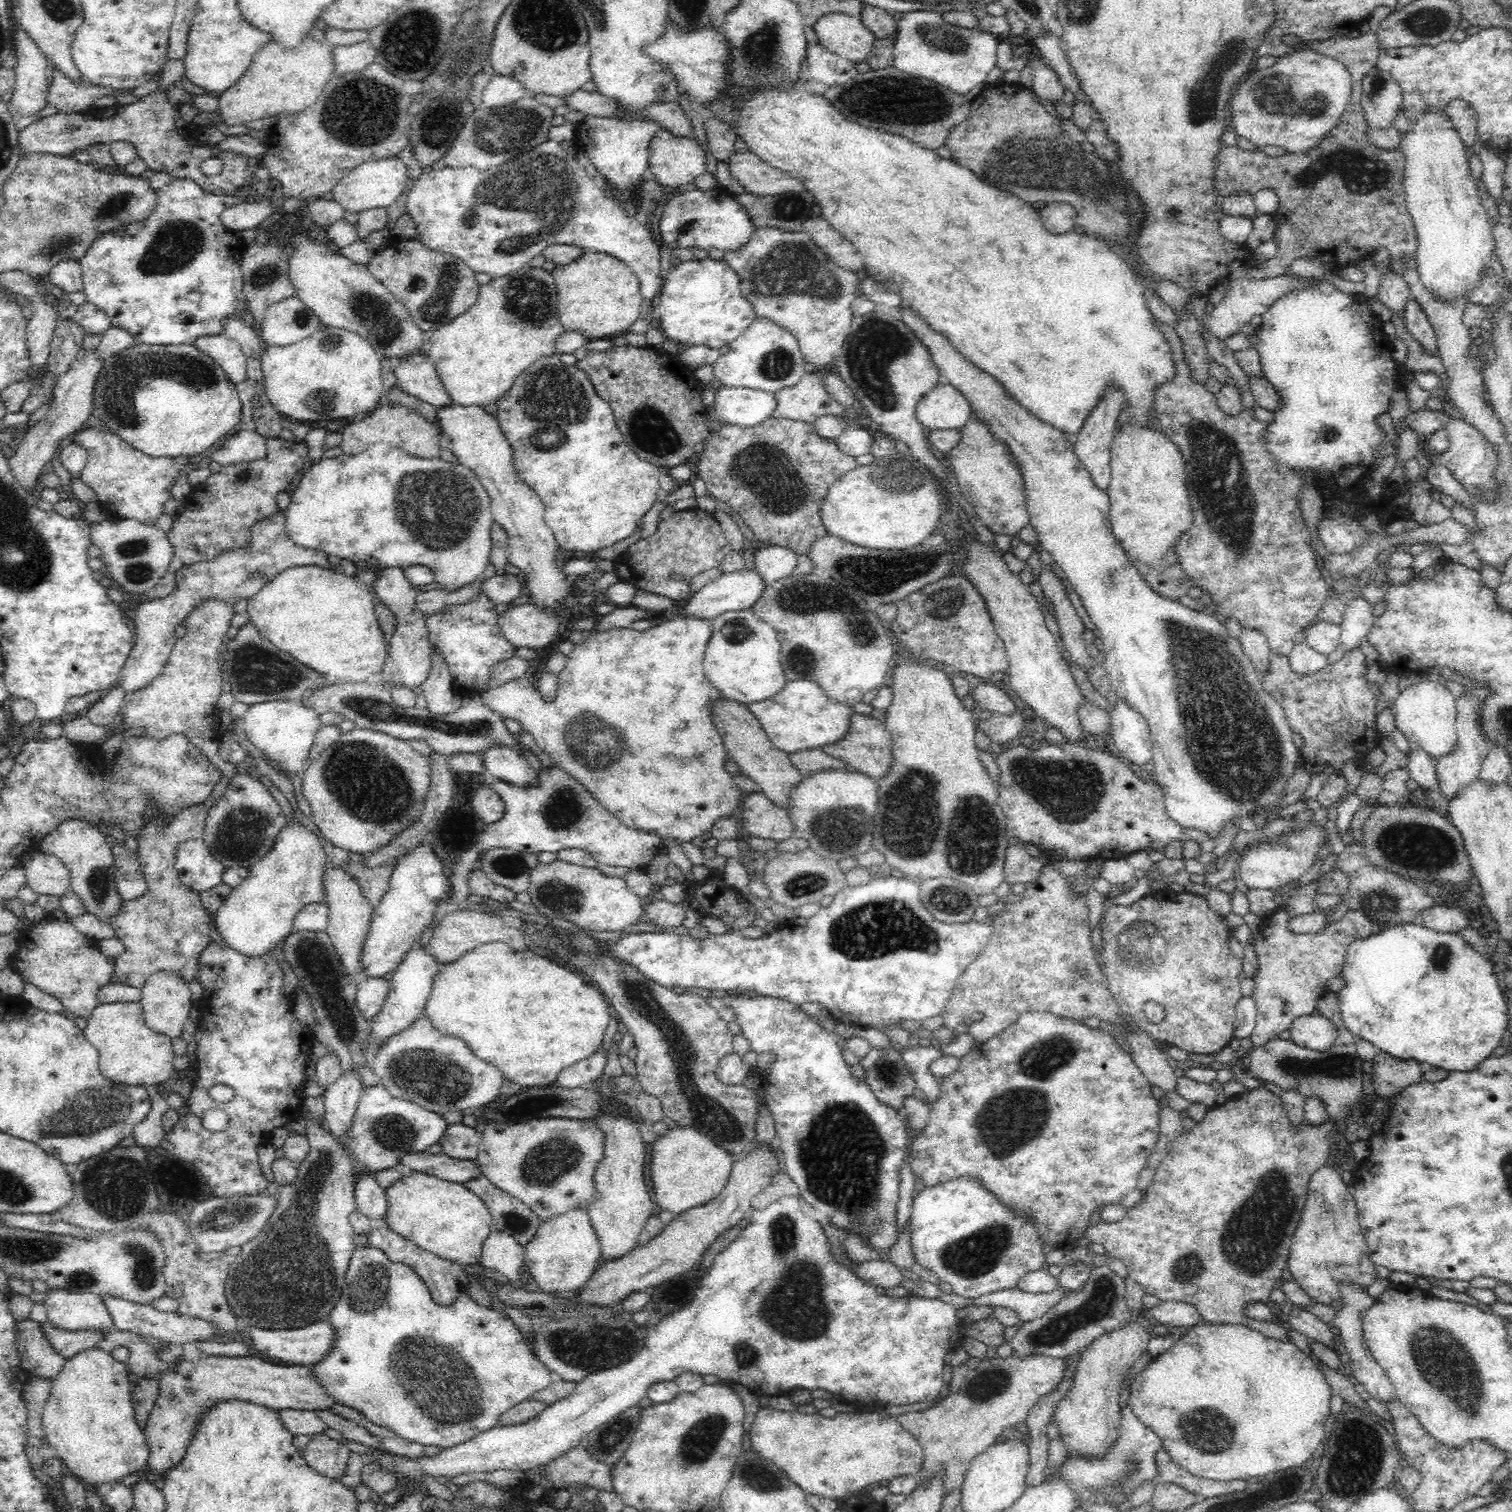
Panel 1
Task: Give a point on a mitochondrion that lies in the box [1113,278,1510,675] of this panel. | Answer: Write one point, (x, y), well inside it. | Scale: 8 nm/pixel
(1220, 484)

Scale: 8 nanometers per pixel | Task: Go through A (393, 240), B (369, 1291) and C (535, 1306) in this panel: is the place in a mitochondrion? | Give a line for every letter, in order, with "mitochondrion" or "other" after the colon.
A: other
B: mitochondrion
C: mitochondrion

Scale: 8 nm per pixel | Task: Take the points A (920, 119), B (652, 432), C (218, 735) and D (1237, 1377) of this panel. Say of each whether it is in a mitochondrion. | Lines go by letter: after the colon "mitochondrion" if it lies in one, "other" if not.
A: mitochondrion
B: mitochondrion
C: other
D: other

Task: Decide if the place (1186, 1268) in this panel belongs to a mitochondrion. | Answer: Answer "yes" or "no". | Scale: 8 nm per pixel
yes

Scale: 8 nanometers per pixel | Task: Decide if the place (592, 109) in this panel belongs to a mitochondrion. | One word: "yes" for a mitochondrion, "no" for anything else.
no

